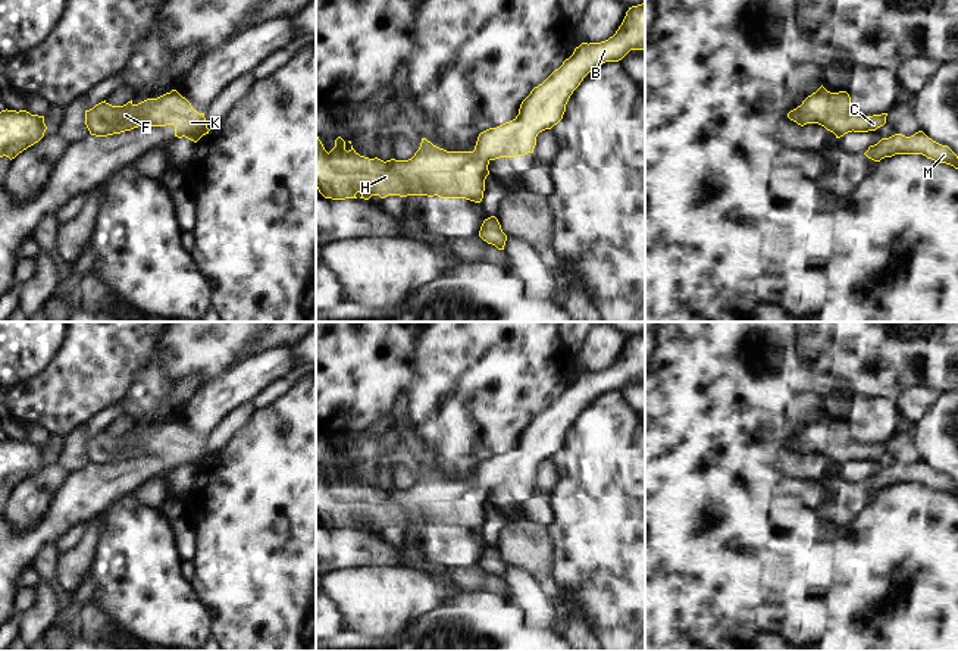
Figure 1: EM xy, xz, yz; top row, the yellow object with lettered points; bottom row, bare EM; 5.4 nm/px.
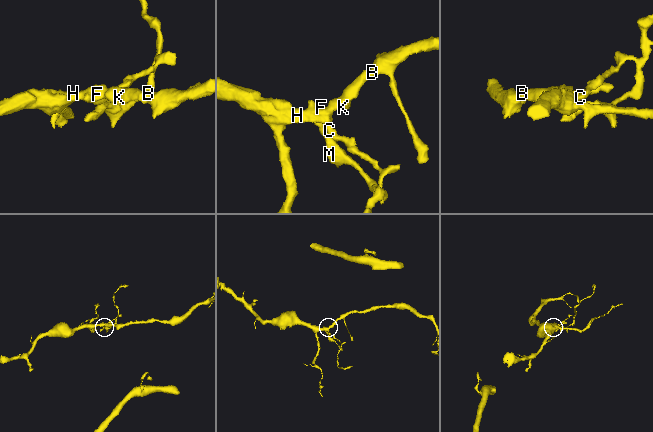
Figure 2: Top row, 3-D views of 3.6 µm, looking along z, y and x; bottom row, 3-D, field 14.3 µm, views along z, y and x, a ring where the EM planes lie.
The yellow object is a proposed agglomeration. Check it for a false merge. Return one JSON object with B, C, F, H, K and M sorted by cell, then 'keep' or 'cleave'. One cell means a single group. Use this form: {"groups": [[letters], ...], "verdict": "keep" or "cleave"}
{"groups": [["B", "C", "F", "H", "K", "M"]], "verdict": "keep"}

